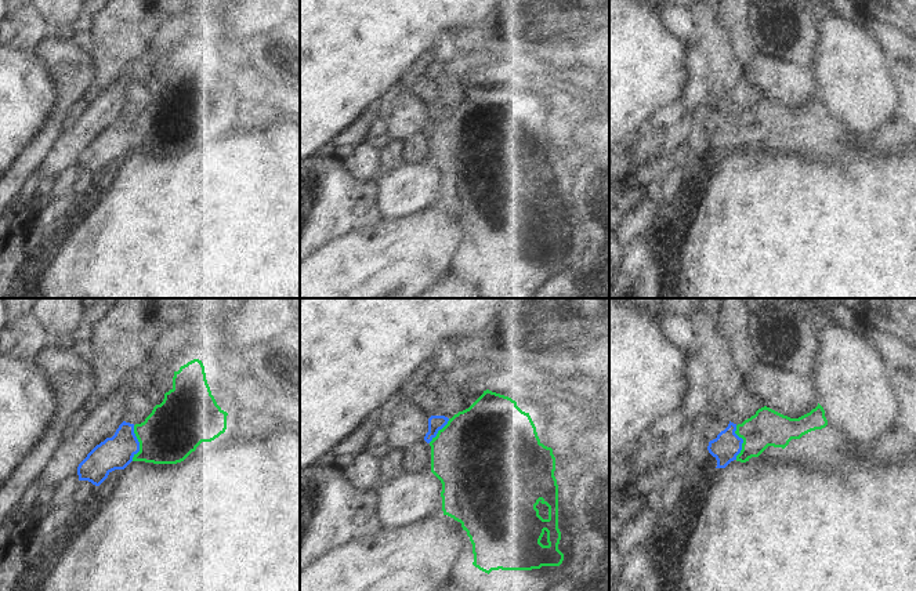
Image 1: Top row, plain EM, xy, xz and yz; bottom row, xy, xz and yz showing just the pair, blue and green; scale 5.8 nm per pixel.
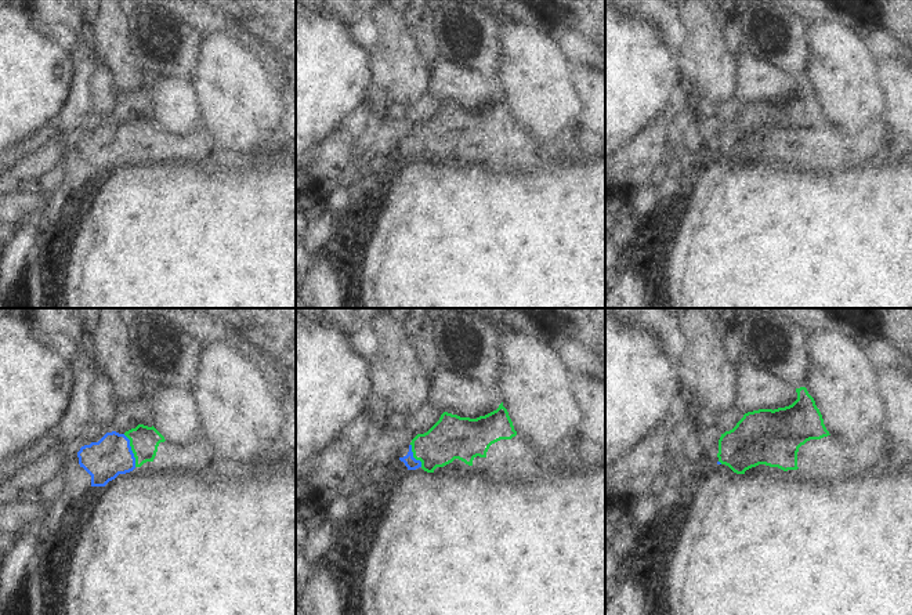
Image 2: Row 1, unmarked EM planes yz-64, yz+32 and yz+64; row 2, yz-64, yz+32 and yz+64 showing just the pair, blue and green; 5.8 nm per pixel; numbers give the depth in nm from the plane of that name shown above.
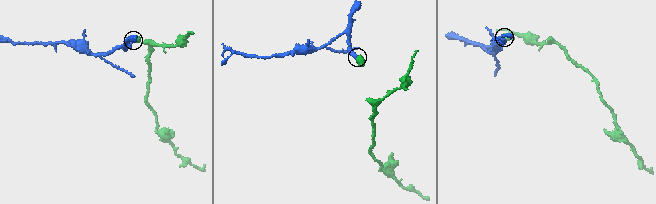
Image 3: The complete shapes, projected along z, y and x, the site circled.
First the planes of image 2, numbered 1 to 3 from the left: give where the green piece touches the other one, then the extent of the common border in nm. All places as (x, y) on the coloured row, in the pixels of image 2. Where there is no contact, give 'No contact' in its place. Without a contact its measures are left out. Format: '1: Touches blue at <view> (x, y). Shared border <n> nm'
1: Touches blue at yz-64 (131, 451). Shared border 200 nm
2: Touches blue at yz+32 (412, 456). Shared border 150 nm
3: No contact

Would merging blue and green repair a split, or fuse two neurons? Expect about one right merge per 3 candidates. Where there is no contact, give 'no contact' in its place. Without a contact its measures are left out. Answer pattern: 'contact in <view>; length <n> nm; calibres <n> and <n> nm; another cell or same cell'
contact in xy; length 200 nm; calibres 190 and 340 nm; same cell

